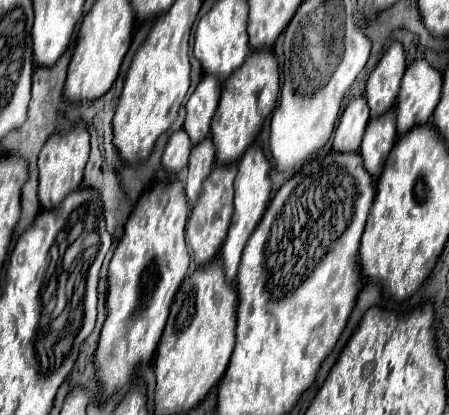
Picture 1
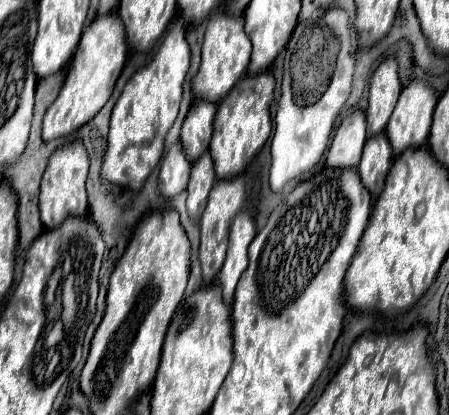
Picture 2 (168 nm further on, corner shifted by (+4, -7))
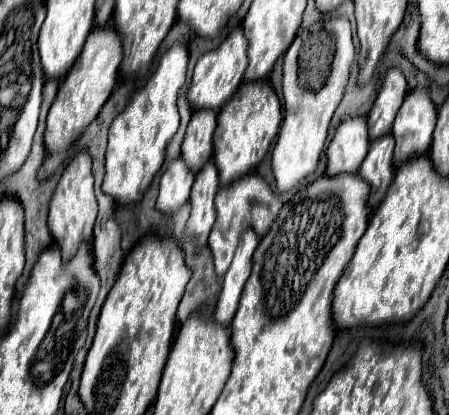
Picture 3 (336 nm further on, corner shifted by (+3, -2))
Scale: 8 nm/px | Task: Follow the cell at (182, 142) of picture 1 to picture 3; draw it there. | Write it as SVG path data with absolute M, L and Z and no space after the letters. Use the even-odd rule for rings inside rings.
M182 157L170 161L160 177L160 193L156 207L162 213L178 211L188 201L192 183L194 183L194 173L186 167Z

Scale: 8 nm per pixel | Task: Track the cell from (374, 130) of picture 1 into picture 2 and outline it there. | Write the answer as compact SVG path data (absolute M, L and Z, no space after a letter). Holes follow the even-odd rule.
M381 132L381 134L369 138L365 144L365 150L363 150L361 164L359 164L359 176L361 176L361 182L365 184L365 188L375 198L383 192L391 162L393 162L393 150L391 150L387 136Z

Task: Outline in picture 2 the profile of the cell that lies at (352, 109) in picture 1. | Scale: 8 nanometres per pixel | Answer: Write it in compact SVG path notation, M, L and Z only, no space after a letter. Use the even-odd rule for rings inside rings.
M357 110L355 114L345 116L329 146L327 166L329 168L355 168L361 160L365 140L367 140L365 112Z

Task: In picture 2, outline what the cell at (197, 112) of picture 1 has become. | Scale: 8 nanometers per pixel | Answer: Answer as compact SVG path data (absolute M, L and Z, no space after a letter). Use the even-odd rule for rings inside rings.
M193 104L183 130L181 130L181 146L185 150L185 156L189 162L195 162L203 152L209 148L211 132L213 132L213 118L215 118L217 106L215 104Z

